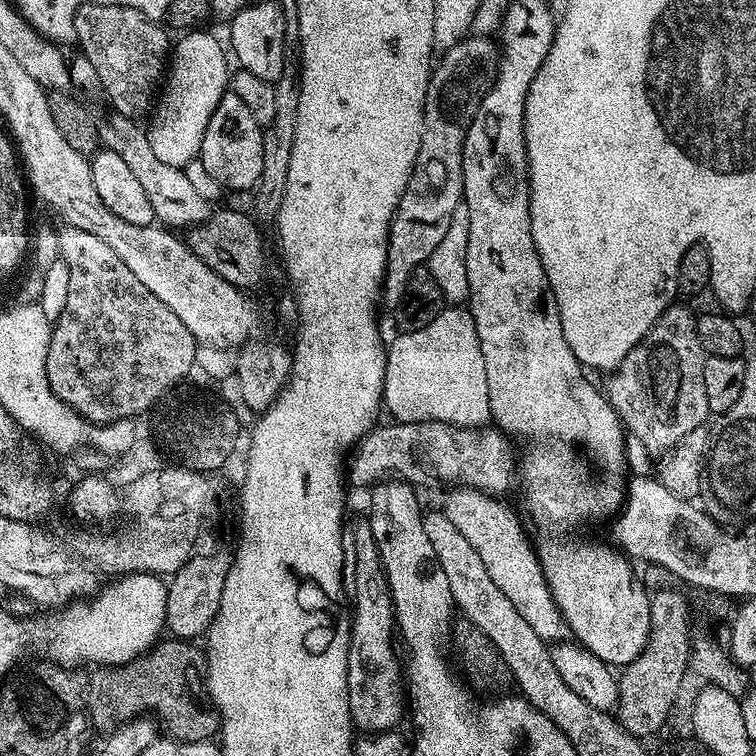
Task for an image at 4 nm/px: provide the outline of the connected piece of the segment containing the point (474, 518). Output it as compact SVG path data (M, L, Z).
M456 486L449 492L452 493L445 498L442 510L446 514L446 518L450 518L450 522L454 522L454 526L458 526L458 530L465 536L466 542L470 542L470 546L474 546L474 550L478 550L478 558L482 558L482 566L486 566L486 574L490 574L490 578L494 578L494 586L498 586L498 590L502 590L502 594L506 594L506 598L510 598L514 610L518 610L518 614L522 614L522 618L526 618L530 630L534 630L534 634L538 634L538 638L542 638L545 642L563 641L566 636L564 619L548 588L544 577L544 567L536 556L533 541L526 528L526 533L524 533L524 528L520 525L521 517L519 515L516 517L503 504L505 502L503 499L488 496L476 488Z

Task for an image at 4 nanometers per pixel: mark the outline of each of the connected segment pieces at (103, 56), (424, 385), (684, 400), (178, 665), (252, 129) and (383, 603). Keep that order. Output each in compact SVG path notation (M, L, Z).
M90 2L76 11L74 26L79 51L98 72L102 92L120 111L119 115L137 118L144 111L147 113L153 107L170 56L170 40L168 44L168 36L160 29L161 25L146 18L137 8L127 8L118 2Z
M451 305L443 307L439 314L436 315L435 318L433 318L433 320L430 321L430 323L426 326L416 331L399 333L396 335L397 337L393 341L390 340L389 344L387 345L385 351L385 360L387 364L386 370L384 371L383 403L385 404L387 411L389 408L391 414L393 415L391 417L399 423L409 424L410 422L438 421L442 422L443 424L451 424L453 426L459 426L462 428L478 428L487 425L489 421L492 420L492 411L490 410L487 410L487 412L440 412L440 414L436 414L436 412L434 412L434 406L432 406L432 402L434 402L434 400L432 400L432 396L434 396L434 394L432 394L432 384L436 384L436 382L444 382L444 380L446 380L446 376L454 376L454 374L476 374L476 366L480 366L482 370L486 370L485 359L482 358L481 342L478 338L477 327L474 325L474 318L472 316L471 309L468 309L467 307L462 308L460 306L450 306Z
M680 302L673 303L654 322L654 326L638 342L630 354L621 362L607 377L608 388L606 395L612 408L620 416L620 422L624 425L627 435L632 436L648 452L660 452L667 454L671 452L673 446L690 430L701 427L705 423L704 419L710 416L706 406L706 385L702 382L702 366L704 365L705 352L702 342L699 340L696 329L697 317L688 308L683 308Z
M164 638L152 645L128 664L113 664L95 669L92 677L87 677L84 689L84 703L88 710L88 718L93 729L101 728L101 733L107 734L113 728L122 726L136 716L151 714L164 728L169 737L181 744L193 744L203 740L211 741L220 731L220 713L206 703L206 684L202 679L202 669L206 664L203 651L196 649L195 643L179 638Z
M232 91L225 92L224 96L218 102L218 106L214 110L214 114L210 114L210 122L206 126L206 134L202 138L202 146L200 147L199 160L202 166L206 166L206 170L210 173L210 178L216 180L217 185L227 190L237 189L255 189L260 182L262 174L262 142L264 134L262 125L256 121L254 114L250 114L246 102L242 102L242 98L238 98L238 94Z
M364 522L356 528L356 533L353 536L350 536L356 545L351 545L350 548L350 623L352 625L352 633L350 634L350 646L348 647L348 701L350 702L350 714L352 715L353 725L361 733L371 734L379 732L387 732L389 730L395 729L397 727L396 723L400 720L400 715L405 715L406 712L406 684L402 679L402 660L396 657L396 652L392 649L392 636L394 640L394 629L396 628L396 611L392 608L392 596L388 592L388 579L384 573L384 567L380 561L380 555L378 554L378 546L374 542L374 534L372 533L371 523Z

